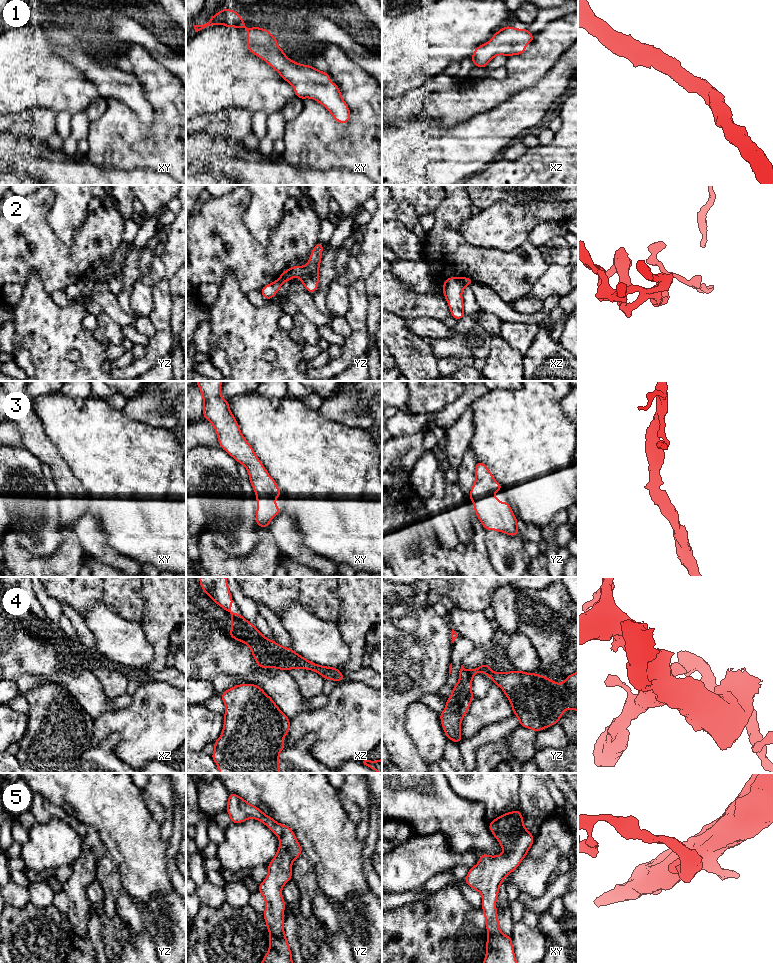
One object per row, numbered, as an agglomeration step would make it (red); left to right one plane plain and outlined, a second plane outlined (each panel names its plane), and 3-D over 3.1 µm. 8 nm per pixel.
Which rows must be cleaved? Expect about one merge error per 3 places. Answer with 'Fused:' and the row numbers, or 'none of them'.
Fused: 2

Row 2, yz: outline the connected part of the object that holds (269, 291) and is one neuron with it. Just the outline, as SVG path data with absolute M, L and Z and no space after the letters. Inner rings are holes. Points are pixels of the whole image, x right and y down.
M282 273L276 281L270 284L267 284L263 288L261 288L259 291L262 293L265 300L272 299L275 297L278 290L283 285L283 283L284 283L284 278Z

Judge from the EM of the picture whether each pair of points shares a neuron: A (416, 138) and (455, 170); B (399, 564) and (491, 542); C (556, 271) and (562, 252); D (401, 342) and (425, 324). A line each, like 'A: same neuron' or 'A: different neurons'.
A: same neuron
B: different neurons
C: different neurons
D: different neurons

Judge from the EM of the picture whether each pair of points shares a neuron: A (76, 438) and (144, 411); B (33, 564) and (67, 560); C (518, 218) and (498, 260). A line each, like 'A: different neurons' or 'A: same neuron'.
A: different neurons
B: same neuron
C: different neurons

